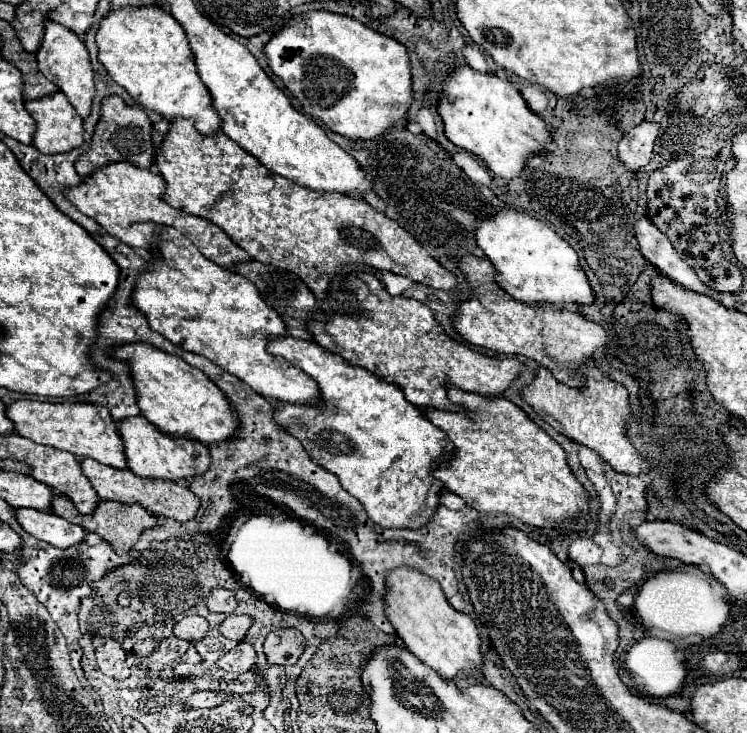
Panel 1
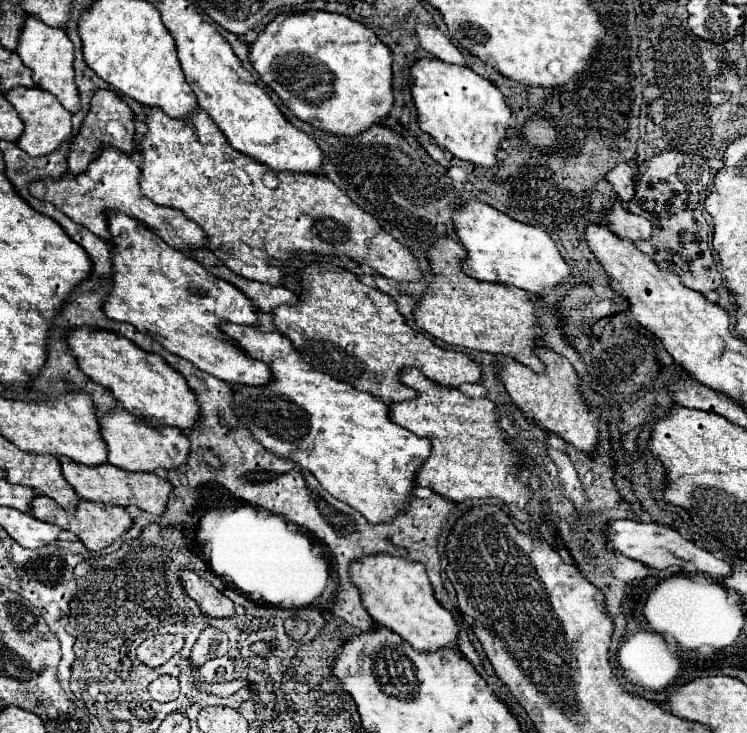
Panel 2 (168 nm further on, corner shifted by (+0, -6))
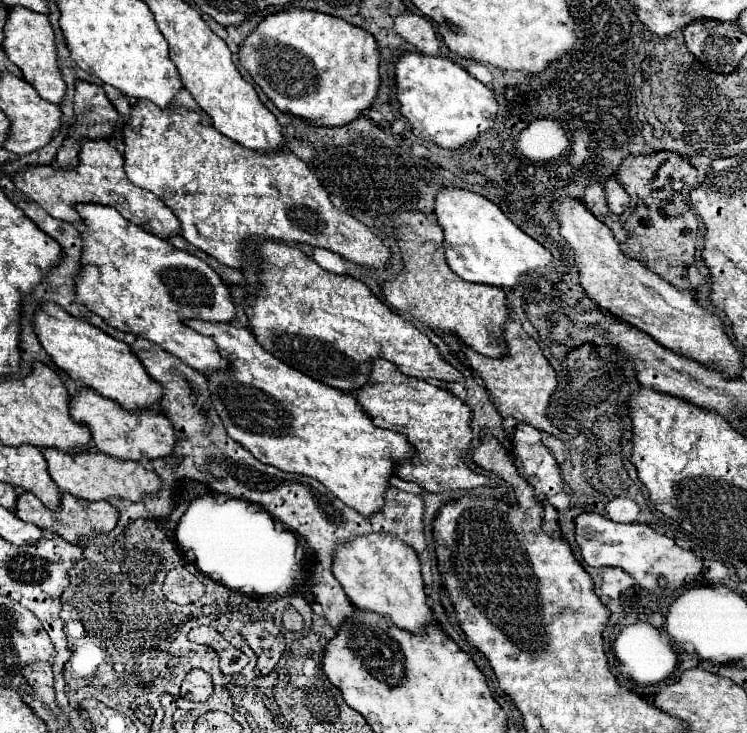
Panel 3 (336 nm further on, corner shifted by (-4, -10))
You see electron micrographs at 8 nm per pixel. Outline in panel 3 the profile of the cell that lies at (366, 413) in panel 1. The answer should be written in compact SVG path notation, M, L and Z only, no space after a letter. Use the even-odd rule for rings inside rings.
M202 320L184 324L210 336L220 356L228 360L228 370L210 372L206 380L212 406L232 440L264 464L322 482L346 506L364 516L382 508L382 496L390 486L388 478L394 474L396 462L414 454L406 436L376 428L350 394L326 388L270 356L248 328Z

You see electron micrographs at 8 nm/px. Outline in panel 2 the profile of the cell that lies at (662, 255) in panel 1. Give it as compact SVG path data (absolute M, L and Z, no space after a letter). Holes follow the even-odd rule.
M614 202L614 206L610 208L608 216L606 216L608 228L626 240L648 240L652 238L652 224L650 220L632 214L630 210L626 210L622 206L622 202Z

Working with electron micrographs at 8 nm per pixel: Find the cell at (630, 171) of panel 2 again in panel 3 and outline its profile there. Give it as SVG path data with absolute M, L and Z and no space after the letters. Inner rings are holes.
M610 176L606 180L604 192L606 192L606 206L614 214L622 214L626 210L626 206L630 204L630 196L626 194L626 190L620 188L620 184L614 180L614 176Z

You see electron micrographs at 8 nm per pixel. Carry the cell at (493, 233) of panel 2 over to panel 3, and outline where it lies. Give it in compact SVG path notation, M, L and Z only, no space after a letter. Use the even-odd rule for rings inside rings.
M446 186L434 200L434 214L444 230L446 264L462 280L510 290L524 272L548 266L552 262L552 254L544 246L524 234L494 202L486 200L484 196L464 188Z

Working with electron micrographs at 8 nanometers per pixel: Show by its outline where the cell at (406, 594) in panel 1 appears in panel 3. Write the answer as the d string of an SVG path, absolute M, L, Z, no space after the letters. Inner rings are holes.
M366 534L338 544L332 554L332 574L342 584L356 608L390 616L392 622L408 632L424 630L430 618L424 580L416 552L392 534Z

